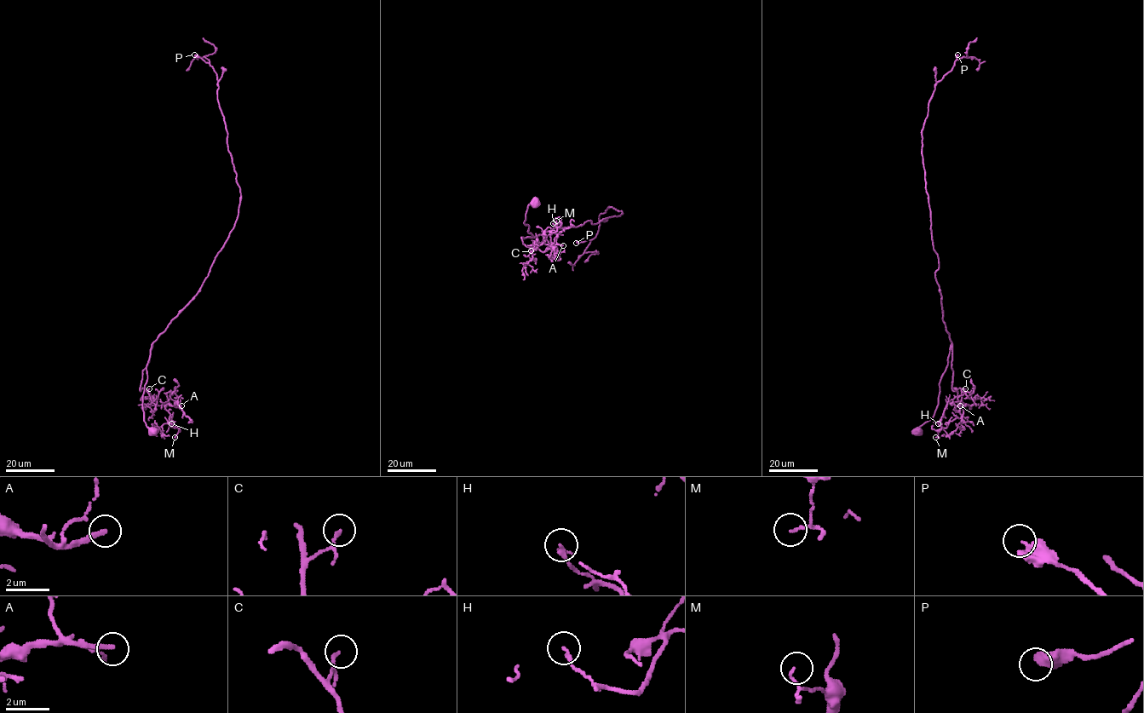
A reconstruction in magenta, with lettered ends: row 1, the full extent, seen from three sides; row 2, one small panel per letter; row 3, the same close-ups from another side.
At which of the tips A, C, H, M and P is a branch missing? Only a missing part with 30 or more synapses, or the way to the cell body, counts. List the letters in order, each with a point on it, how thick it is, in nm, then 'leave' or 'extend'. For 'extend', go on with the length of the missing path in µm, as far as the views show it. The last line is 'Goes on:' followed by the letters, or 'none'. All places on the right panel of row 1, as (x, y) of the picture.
A: at (960, 405); 240 nm thick; extend; about 35 µm are missing
C: at (965, 388); 120 nm thick; leave
H: at (938, 423); 150 nm thick; leave
M: at (935, 437); 100 nm thick; leave
P: at (957, 54); 440 nm thick; leave
Goes on: A

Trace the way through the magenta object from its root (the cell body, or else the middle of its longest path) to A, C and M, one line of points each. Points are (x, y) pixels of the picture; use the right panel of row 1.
A: (916, 431), (934, 414), (951, 344), (951, 388), (961, 389), (962, 404), (967, 405), (960, 405)
C: (916, 431), (934, 414), (951, 344), (951, 388), (960, 388), (962, 392), (965, 388)
M: (916, 431), (934, 414), (951, 344), (951, 388), (961, 389), (962, 404), (967, 405), (962, 416), (935, 437)

